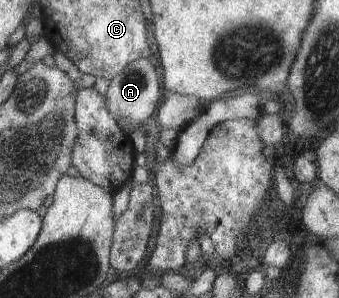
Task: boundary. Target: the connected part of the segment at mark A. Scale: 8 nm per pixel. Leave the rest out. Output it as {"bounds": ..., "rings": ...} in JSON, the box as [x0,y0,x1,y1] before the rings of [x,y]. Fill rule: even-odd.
{"bounds":[106,58,162,123],"rings":[[[144,58],[130,64],[110,81],[106,92],[108,109],[115,117],[124,117],[131,123],[144,123],[148,117],[158,111],[162,103],[162,83],[156,73],[156,67],[152,65],[150,58]]]}

